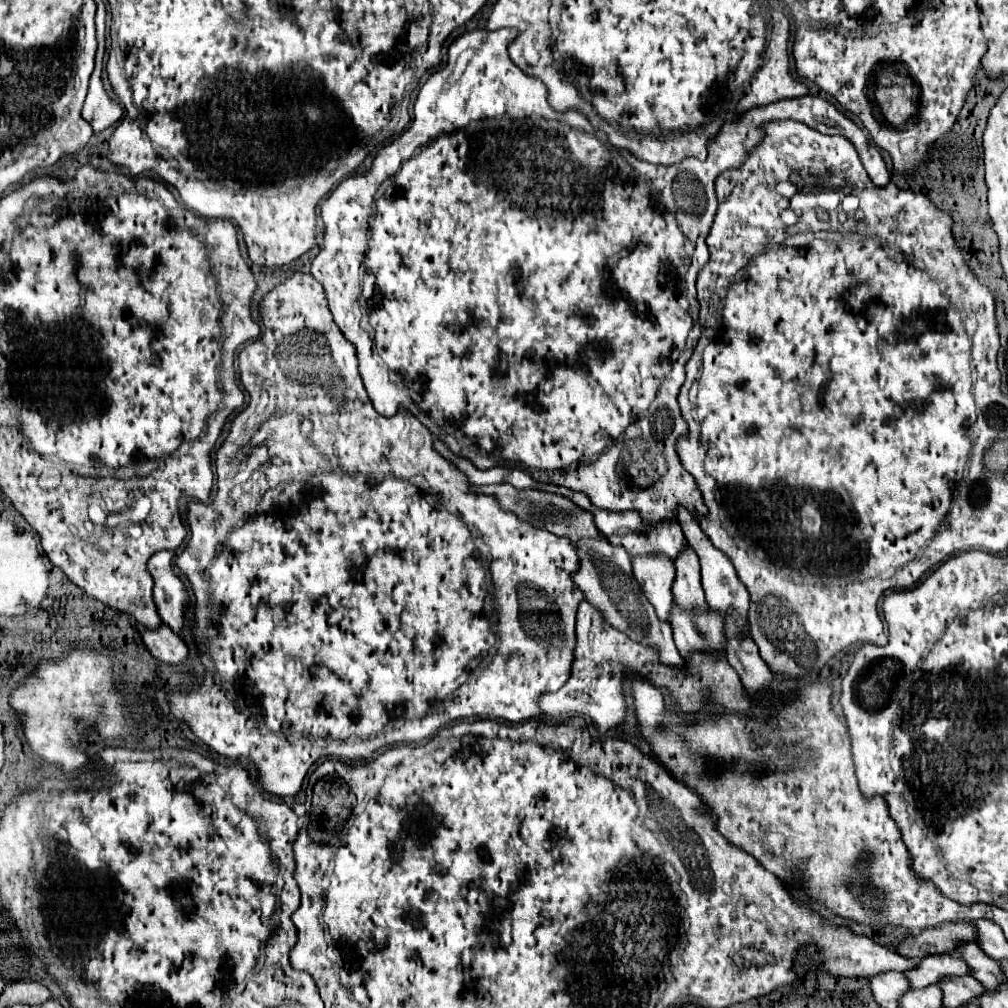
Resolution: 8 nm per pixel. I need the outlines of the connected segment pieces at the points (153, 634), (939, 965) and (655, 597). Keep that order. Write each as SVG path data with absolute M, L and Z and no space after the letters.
M161 625L155 631L145 631L143 641L147 645L147 649L151 651L151 655L167 665L185 665L189 661L189 649L183 643L181 637L175 637L175 633L171 633L171 629L165 629L165 625Z
M939 953L923 957L913 969L905 971L905 977L911 987L927 987L931 983L937 983L939 977L963 975L963 973L969 973L963 959L951 953Z
M651 553L651 555L637 555L633 561L633 575L649 599L649 603L655 607L657 615L667 621L667 613L671 613L673 597L671 597L671 581L675 579L675 567L671 565L671 559L663 553Z

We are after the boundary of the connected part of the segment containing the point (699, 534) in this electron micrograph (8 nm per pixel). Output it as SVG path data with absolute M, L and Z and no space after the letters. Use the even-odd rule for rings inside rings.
M679 507L677 509L677 521L683 529L683 535L685 539L689 541L689 545L695 549L695 553L699 555L699 561L701 561L701 579L703 579L703 591L705 591L705 597L707 597L707 605L711 605L711 609L717 609L721 615L733 607L733 617L737 619L737 625L743 627L747 623L747 609L749 609L749 593L745 589L745 585L739 581L737 573L735 573L735 567L729 563L729 559L711 543L711 539L703 533L703 529L699 527L697 519L685 509L685 507Z

